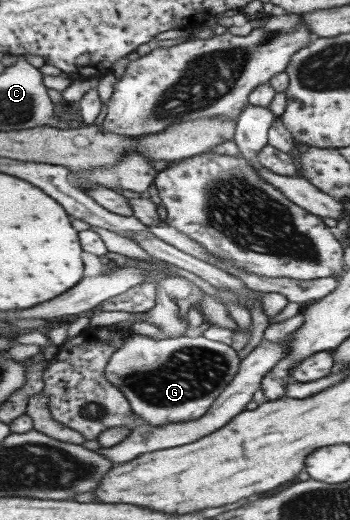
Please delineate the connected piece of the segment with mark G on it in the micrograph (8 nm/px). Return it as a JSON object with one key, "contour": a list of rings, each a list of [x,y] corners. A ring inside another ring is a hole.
{"contour":[[[130,332],[128,338],[124,339],[124,345],[112,354],[105,371],[108,382],[124,394],[132,411],[144,419],[145,423],[158,426],[198,419],[200,415],[204,415],[208,407],[211,409],[215,399],[232,382],[240,365],[238,352],[231,345],[212,341],[204,336],[192,338],[184,335],[176,339],[155,340],[146,335]]]}

